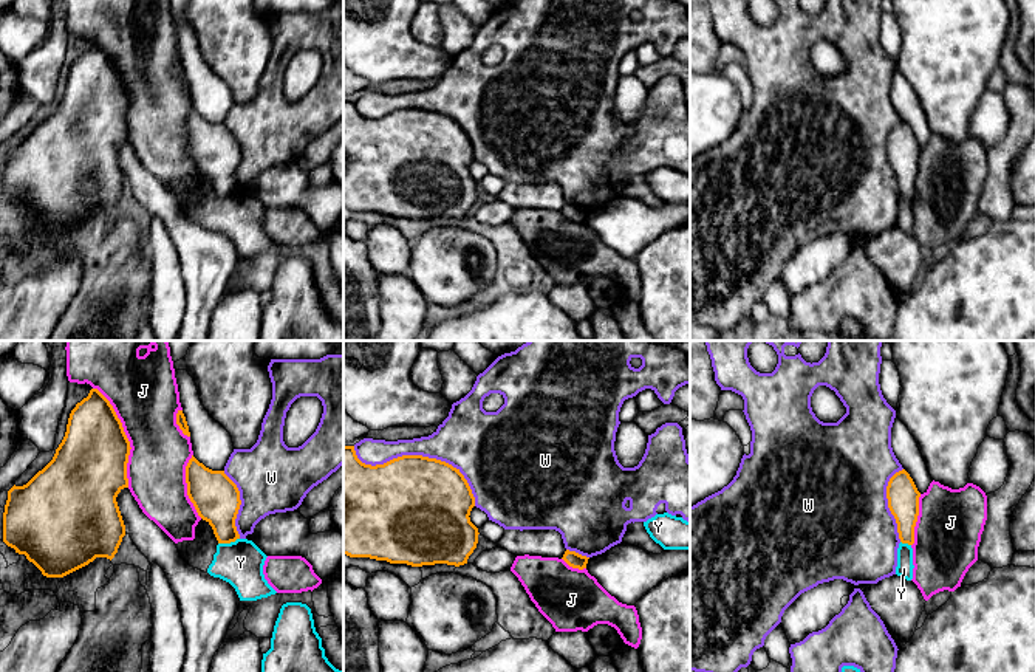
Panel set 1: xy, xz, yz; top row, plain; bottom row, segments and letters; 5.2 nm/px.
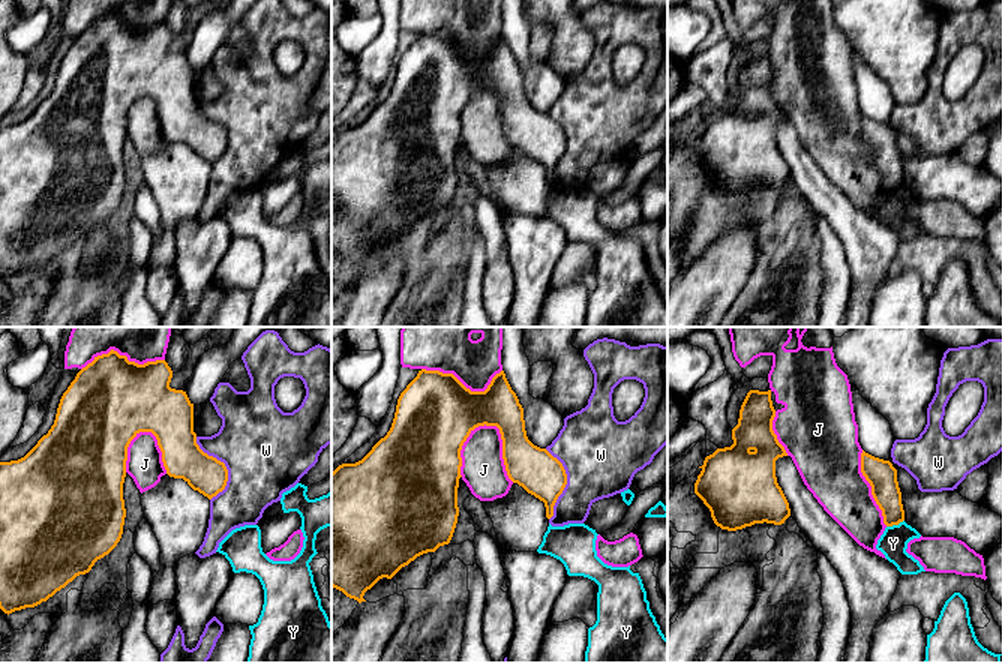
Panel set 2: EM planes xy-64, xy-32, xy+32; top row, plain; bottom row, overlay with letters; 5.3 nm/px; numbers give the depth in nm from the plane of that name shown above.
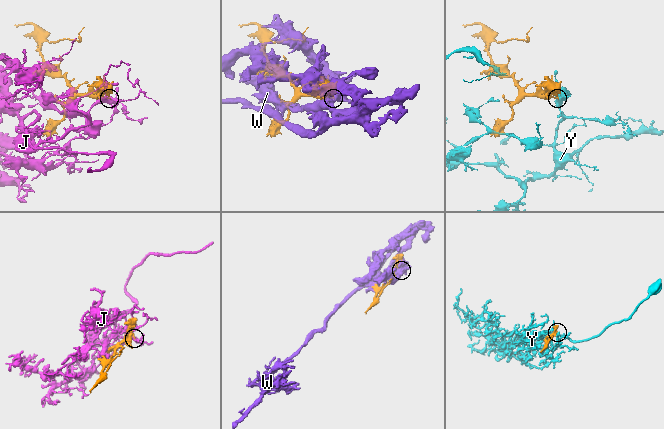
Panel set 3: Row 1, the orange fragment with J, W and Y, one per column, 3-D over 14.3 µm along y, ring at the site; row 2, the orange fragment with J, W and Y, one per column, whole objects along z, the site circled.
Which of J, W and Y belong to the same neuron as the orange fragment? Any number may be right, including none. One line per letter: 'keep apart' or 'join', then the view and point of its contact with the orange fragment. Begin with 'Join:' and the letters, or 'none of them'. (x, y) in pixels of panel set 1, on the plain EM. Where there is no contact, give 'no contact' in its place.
Join: none of them
J: keep apart | xy (126, 90)
W: keep apart | xz (420, 109)
Y: keep apart | xy (228, 195)

